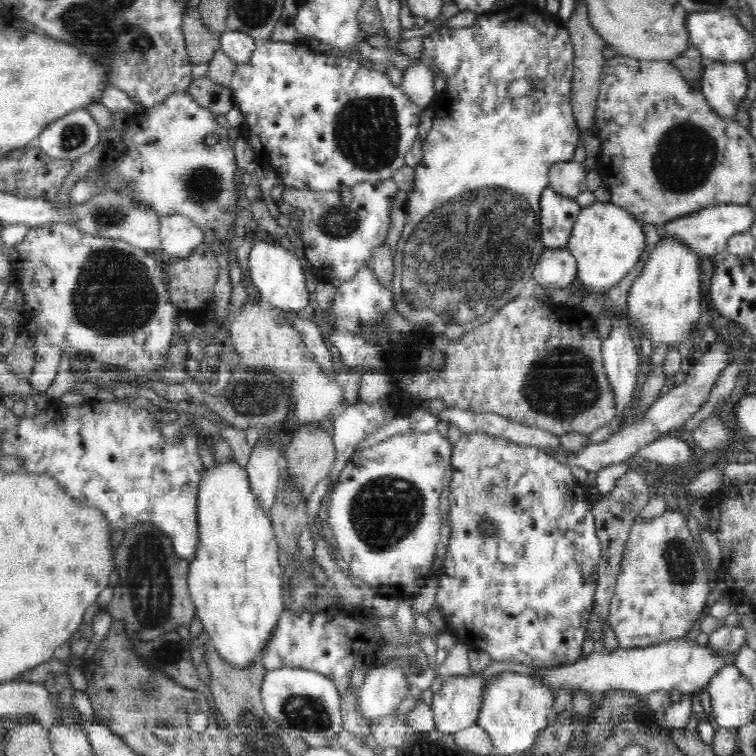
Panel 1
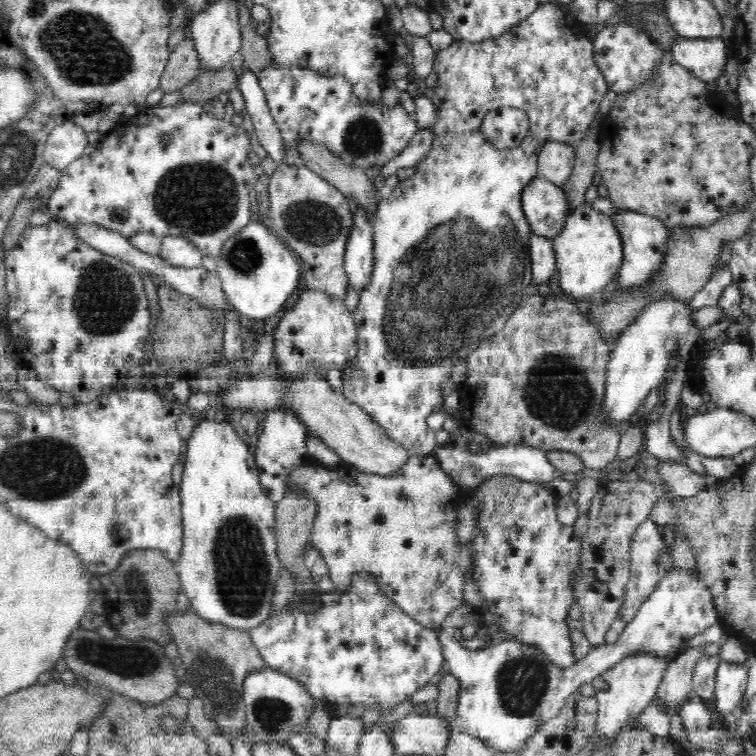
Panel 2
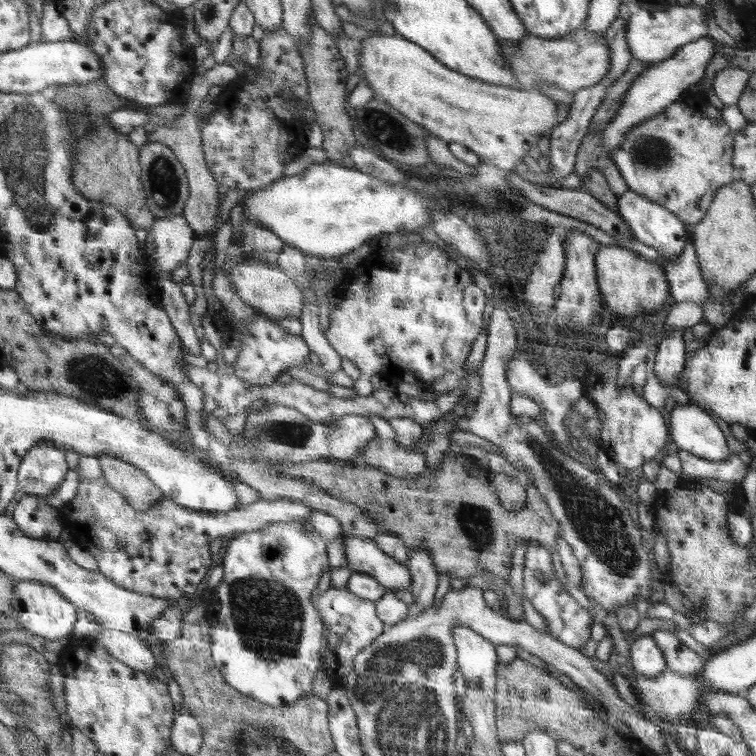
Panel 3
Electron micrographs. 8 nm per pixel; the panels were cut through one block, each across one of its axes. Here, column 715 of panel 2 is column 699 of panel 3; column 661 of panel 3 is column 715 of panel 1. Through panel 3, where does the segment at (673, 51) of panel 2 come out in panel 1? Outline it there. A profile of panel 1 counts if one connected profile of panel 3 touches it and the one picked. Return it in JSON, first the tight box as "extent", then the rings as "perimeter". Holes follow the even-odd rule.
{"extent":[699,62,748,118],"perimeter":[[[713,62],[704,68],[699,89],[709,107],[721,118],[734,118],[748,94],[748,80],[742,63]]]}

